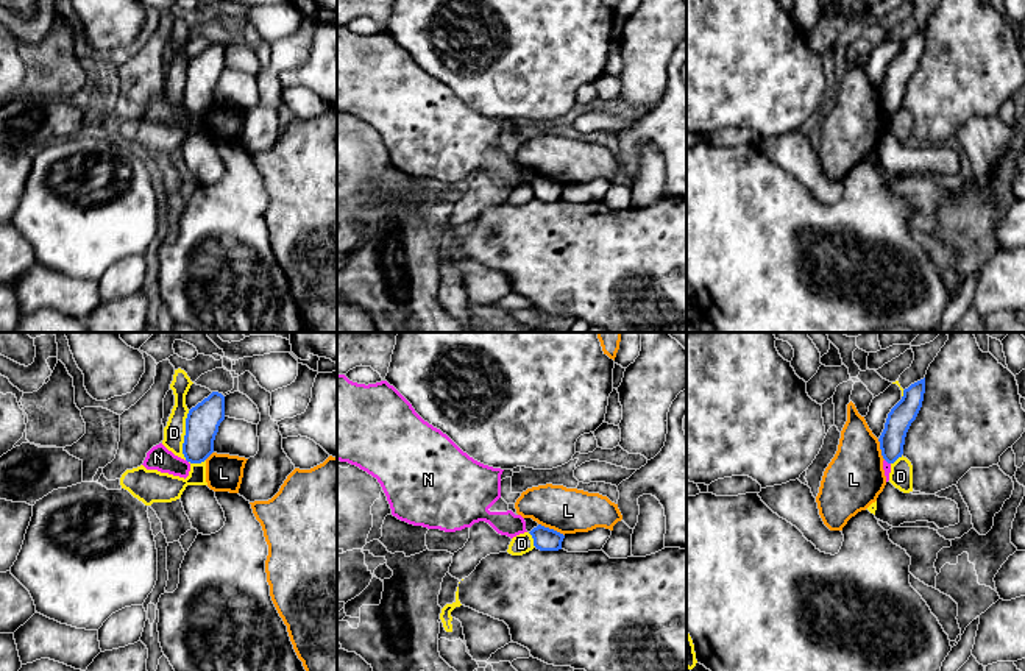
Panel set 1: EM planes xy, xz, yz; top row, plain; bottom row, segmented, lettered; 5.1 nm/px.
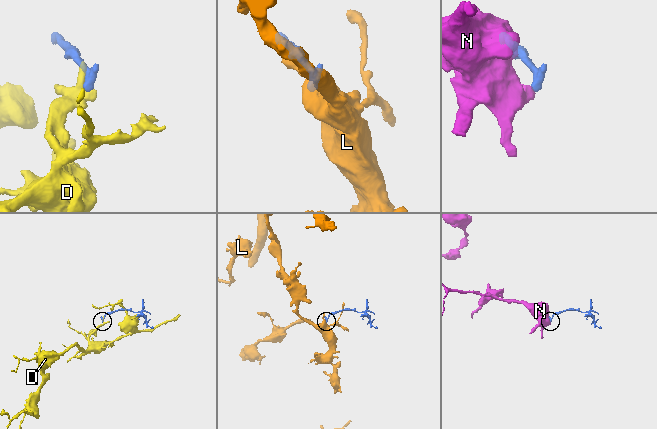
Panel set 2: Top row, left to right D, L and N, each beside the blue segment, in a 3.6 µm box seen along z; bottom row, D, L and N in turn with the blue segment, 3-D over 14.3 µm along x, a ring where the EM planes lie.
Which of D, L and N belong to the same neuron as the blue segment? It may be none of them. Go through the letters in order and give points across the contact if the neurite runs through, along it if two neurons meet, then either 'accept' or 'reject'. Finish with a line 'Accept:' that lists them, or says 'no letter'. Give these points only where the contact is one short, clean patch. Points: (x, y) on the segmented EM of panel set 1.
D: reject
L: border xz (539, 523), (563, 536); reject
N: border yz (885, 459), (890, 464); reject
Accept: no letter

